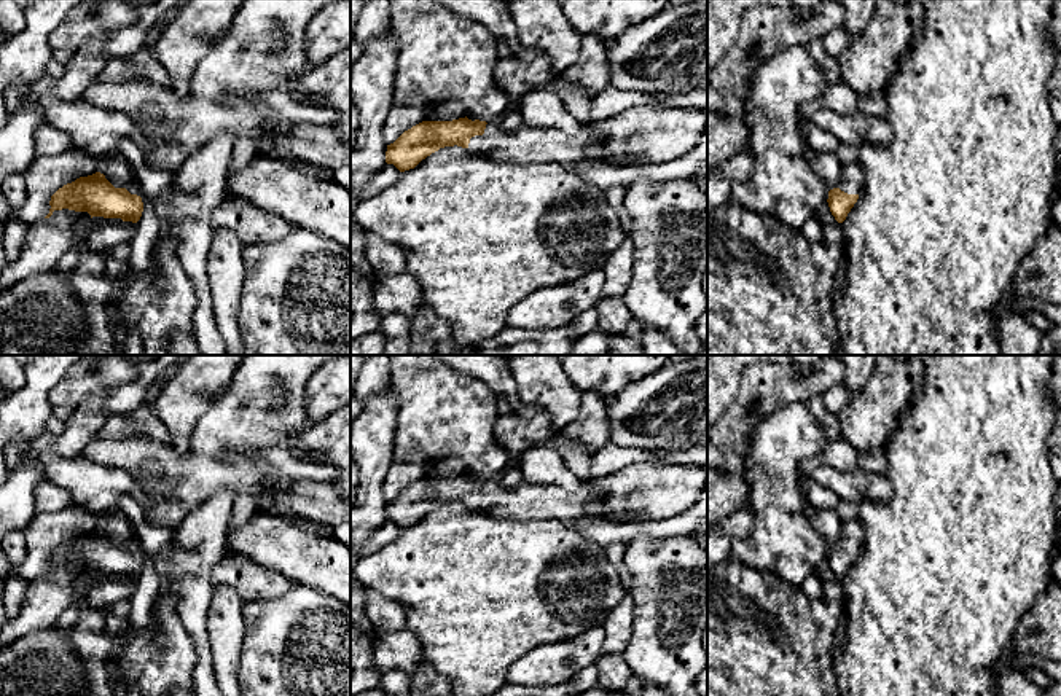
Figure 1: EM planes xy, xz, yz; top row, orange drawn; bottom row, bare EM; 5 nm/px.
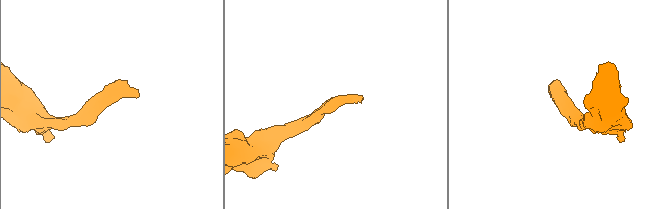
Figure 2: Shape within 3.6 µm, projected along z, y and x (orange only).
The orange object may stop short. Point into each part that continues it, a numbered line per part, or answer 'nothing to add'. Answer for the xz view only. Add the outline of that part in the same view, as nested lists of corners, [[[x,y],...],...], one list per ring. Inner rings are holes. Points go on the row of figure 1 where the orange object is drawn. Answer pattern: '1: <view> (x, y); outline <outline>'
1: xz (524, 145); outline [[[489,121],[483,135],[470,139],[467,150],[502,162],[559,162],[566,167],[577,162],[609,164],[604,137],[586,127],[575,135],[527,124],[510,132]]]

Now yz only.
1: yz (853, 179); outline [[[859,164],[841,167],[841,177],[836,188],[848,194],[862,194],[865,185],[865,174]]]

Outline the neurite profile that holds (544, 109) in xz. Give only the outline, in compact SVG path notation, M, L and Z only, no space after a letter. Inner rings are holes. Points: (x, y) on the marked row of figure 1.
M556 86L538 88L527 92L513 107L530 127L554 129L566 135L575 135L586 127L564 107Z

